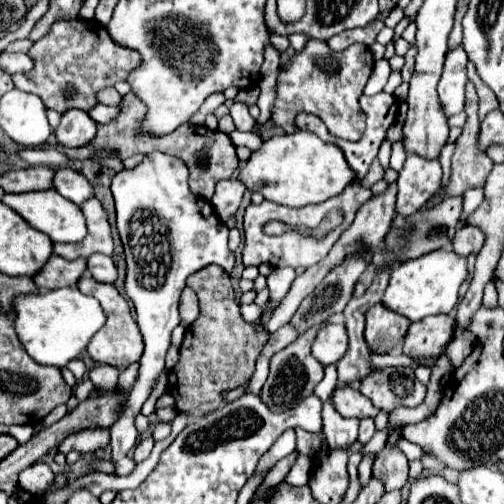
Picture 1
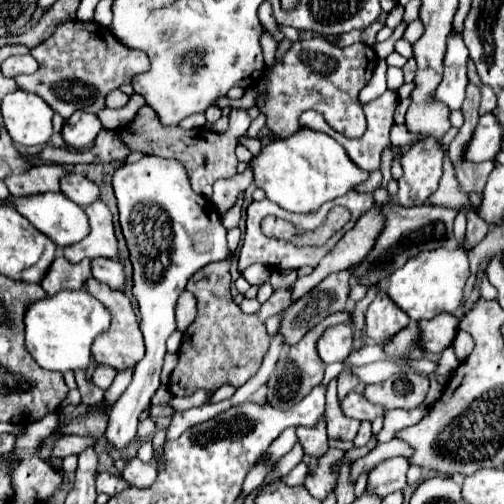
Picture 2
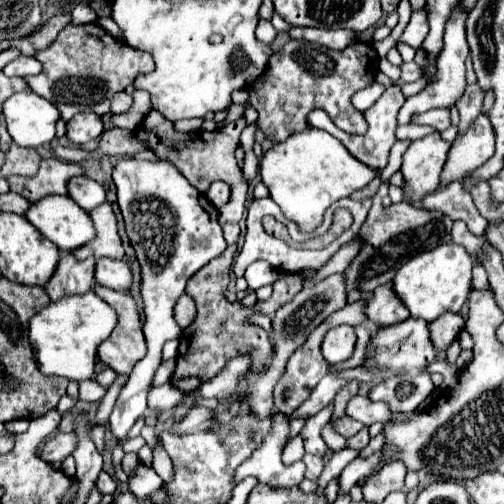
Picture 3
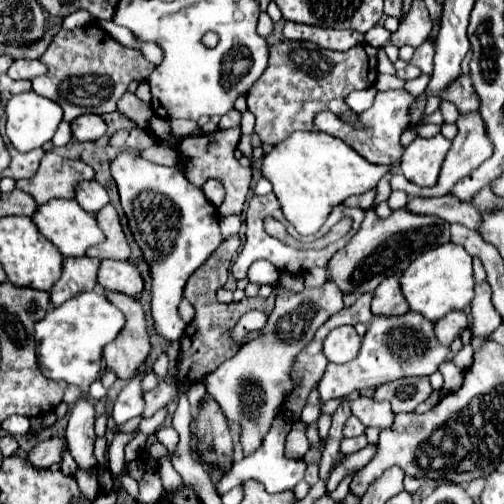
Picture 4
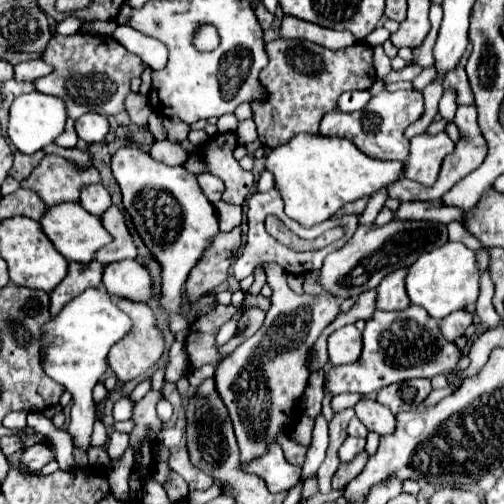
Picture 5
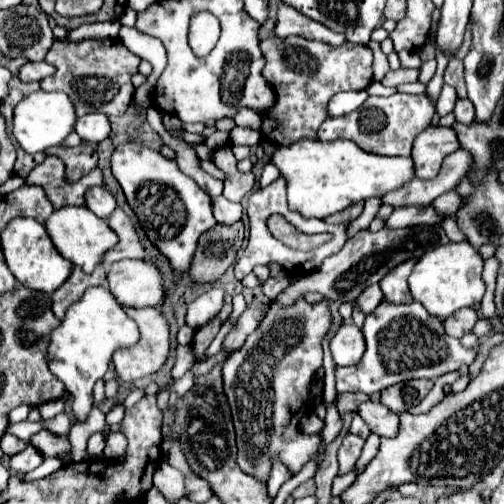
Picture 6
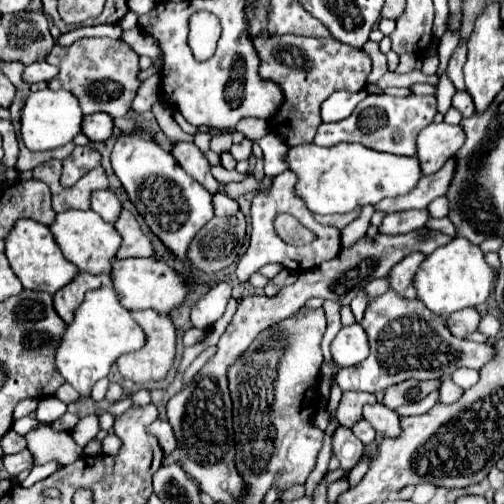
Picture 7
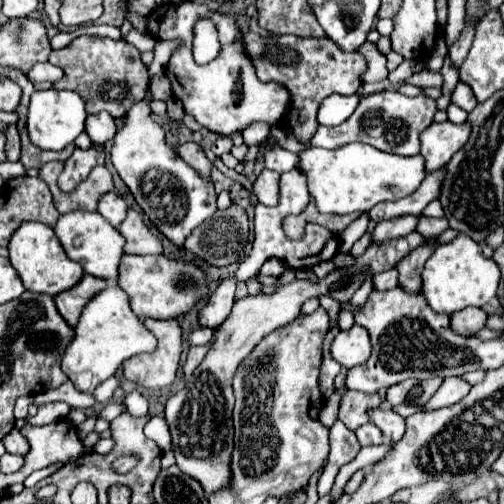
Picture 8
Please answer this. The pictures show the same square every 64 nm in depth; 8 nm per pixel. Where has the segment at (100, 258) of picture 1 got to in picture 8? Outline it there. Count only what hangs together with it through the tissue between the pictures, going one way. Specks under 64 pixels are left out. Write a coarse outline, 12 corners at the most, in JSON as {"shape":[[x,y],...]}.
{"shape":[[124,256],[118,286],[140,318],[176,318],[208,292],[200,268]]}

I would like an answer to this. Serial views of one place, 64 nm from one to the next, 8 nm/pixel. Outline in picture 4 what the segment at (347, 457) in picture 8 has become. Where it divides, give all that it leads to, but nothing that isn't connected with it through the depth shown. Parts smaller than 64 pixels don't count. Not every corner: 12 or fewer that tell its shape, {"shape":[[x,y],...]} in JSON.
{"shape":[[364,434],[344,438],[340,444],[342,454],[362,450],[368,440]]}

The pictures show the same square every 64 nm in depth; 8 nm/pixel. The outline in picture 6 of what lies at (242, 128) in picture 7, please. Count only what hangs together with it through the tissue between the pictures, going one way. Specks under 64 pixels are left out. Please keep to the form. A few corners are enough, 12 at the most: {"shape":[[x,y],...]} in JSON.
{"shape":[[248,108],[234,116],[238,126],[260,130],[260,114]]}

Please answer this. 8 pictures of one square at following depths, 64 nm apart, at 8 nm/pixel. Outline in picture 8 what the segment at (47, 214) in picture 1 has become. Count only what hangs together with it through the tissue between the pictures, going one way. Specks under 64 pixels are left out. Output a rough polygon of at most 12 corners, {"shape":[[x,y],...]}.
{"shape":[[98,212],[62,214],[66,256],[114,282],[126,240]]}

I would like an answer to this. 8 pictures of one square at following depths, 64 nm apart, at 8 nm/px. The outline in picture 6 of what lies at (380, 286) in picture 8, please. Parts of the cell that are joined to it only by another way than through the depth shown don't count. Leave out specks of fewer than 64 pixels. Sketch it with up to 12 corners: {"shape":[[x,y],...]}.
{"shape":[[378,284],[366,288],[356,300],[358,308],[366,314],[382,302]]}

